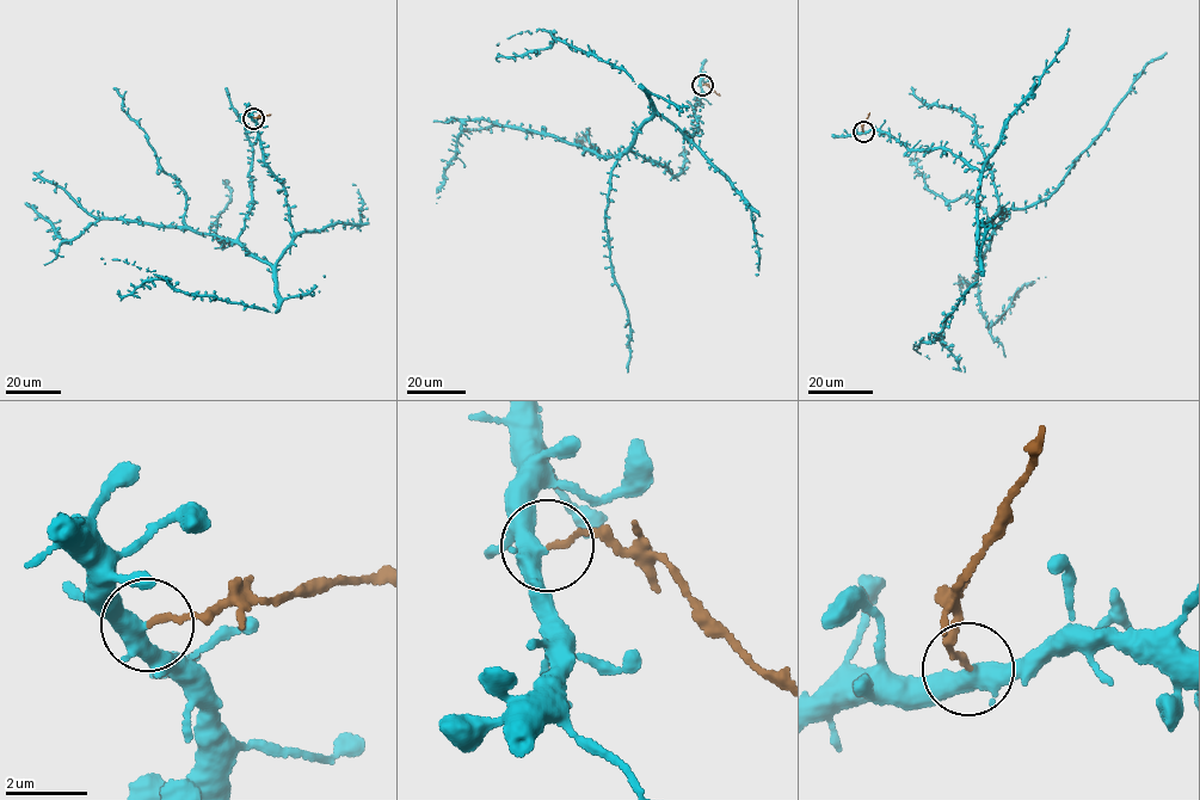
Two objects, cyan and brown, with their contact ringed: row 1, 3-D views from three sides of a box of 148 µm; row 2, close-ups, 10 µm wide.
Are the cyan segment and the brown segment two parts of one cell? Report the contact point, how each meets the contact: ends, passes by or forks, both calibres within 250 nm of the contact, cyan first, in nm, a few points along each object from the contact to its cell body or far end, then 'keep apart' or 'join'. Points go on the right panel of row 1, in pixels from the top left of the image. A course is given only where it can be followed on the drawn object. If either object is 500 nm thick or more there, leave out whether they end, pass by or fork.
place (863, 131); cyan passes by; brown ends; calibres 480 and 150 nm; course cyan (863, 131), (941, 147), (980, 172), (979, 223), (1005, 213), (978, 275), (989, 324), (1045, 277); course brown (863, 131), (869, 112); keep apart

